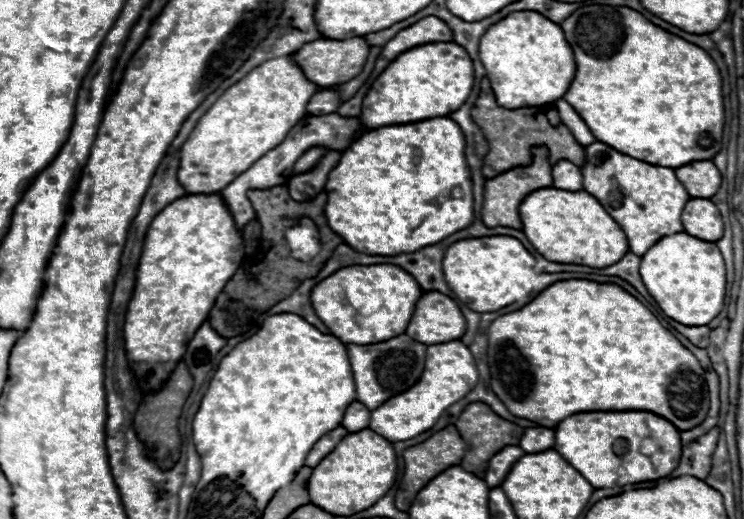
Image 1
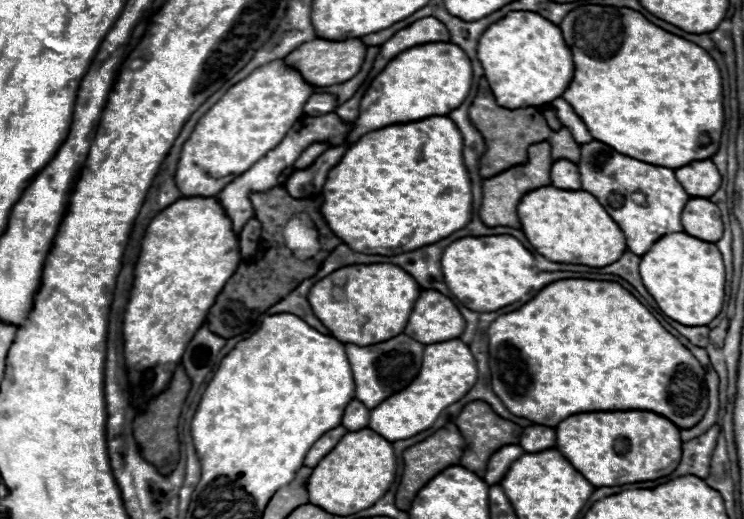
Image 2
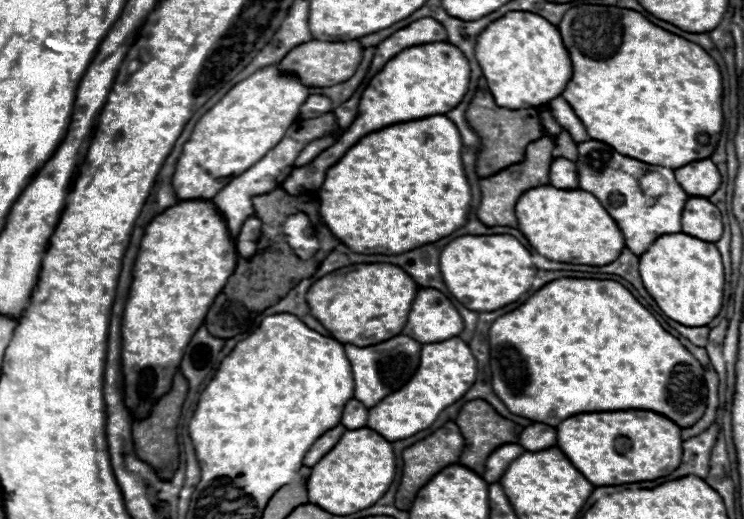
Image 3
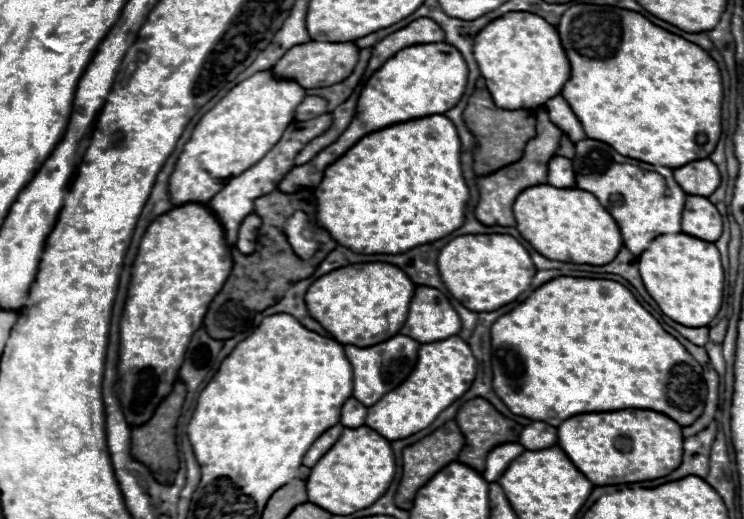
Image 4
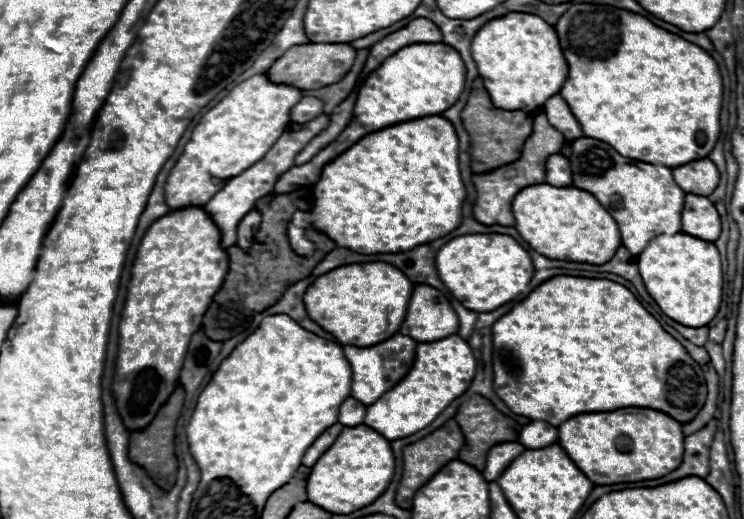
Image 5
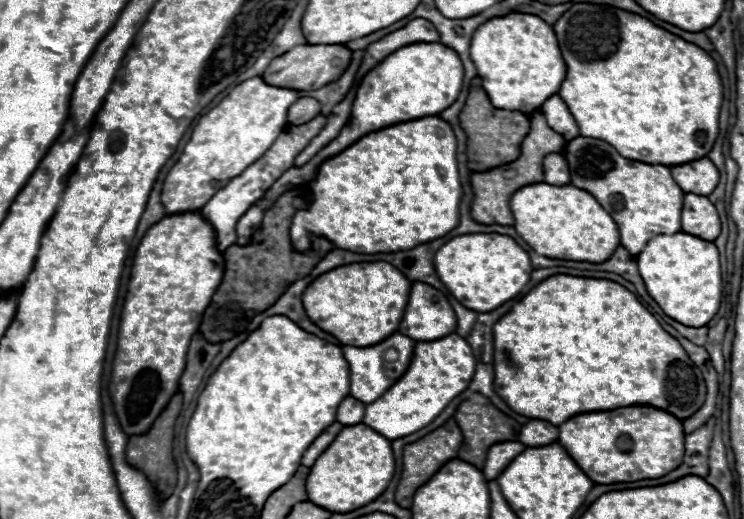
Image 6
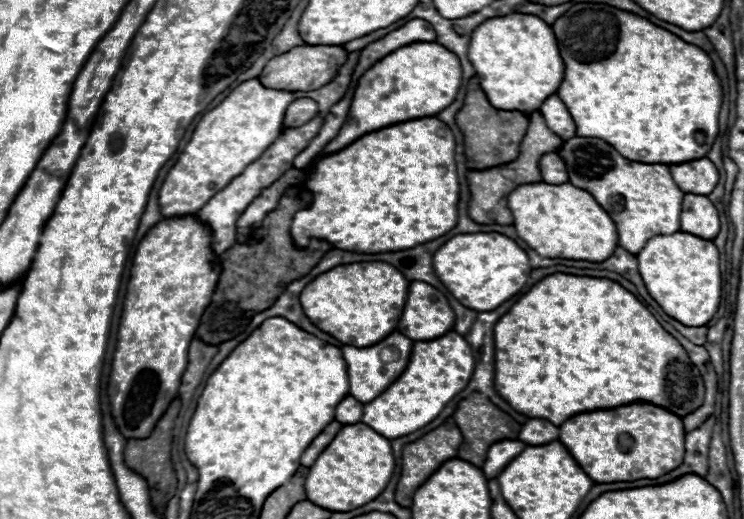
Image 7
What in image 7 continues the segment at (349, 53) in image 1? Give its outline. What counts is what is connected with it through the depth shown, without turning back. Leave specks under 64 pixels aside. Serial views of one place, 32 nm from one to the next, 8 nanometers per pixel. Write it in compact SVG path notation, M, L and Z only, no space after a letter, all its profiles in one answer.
M296 46L288 54L276 56L264 66L262 74L258 76L260 82L268 88L276 90L318 90L328 84L346 62L348 52L342 46Z

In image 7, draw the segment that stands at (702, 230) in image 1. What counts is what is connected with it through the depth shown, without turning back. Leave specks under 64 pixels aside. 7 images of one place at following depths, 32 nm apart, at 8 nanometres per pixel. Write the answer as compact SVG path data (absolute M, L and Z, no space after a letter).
M686 194L682 202L680 230L704 240L714 240L720 232L720 220L714 204L706 196Z

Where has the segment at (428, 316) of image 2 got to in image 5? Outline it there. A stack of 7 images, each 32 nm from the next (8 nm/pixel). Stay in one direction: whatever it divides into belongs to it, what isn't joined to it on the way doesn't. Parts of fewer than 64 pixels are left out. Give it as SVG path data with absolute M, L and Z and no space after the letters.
M414 286L400 334L416 342L434 342L456 334L458 328L458 314L440 290L432 290L432 286Z

